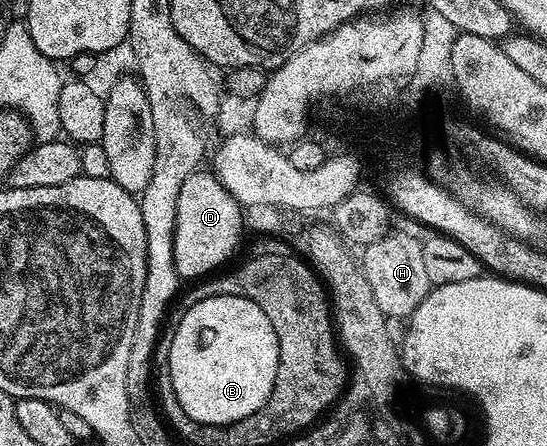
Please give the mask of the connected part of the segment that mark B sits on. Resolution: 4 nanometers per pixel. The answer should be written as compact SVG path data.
M214 295L205 301L197 301L197 305L186 308L182 314L183 316L180 317L179 324L176 325L175 332L172 333L171 340L169 340L169 377L173 385L173 393L177 397L181 409L185 409L185 413L189 417L193 417L193 421L205 423L209 427L233 425L237 421L248 419L253 413L257 413L257 409L261 409L261 405L265 405L265 401L273 389L273 381L277 377L277 361L279 360L277 333L273 333L273 325L269 325L269 317L265 317L265 309L261 309L261 305L240 295Z

